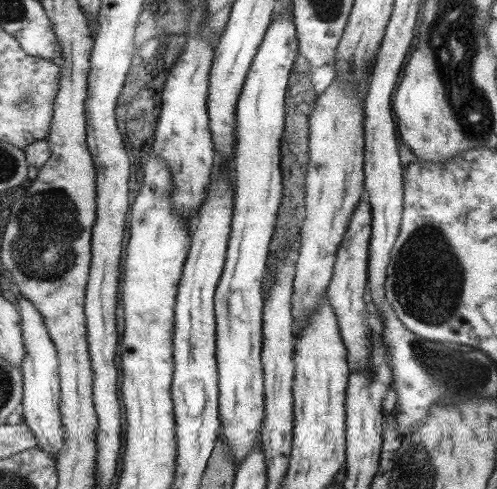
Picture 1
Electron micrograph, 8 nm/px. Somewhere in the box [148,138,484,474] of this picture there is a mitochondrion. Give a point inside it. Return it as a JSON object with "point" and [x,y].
{"point":[427,283]}

